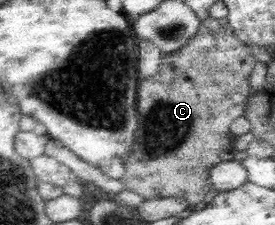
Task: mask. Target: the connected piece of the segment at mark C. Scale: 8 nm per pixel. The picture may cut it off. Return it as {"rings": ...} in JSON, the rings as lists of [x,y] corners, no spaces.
{"rings":[[[206,17],[198,33],[184,47],[163,54],[156,75],[139,82],[136,98],[138,129],[130,145],[130,153],[124,159],[124,175],[121,179],[126,189],[144,199],[168,196],[183,197],[188,205],[202,200],[208,191],[208,173],[217,163],[235,159],[232,152],[234,137],[230,135],[230,124],[242,116],[244,101],[250,96],[249,79],[257,63],[251,48],[244,45],[231,28],[229,19]]]}

